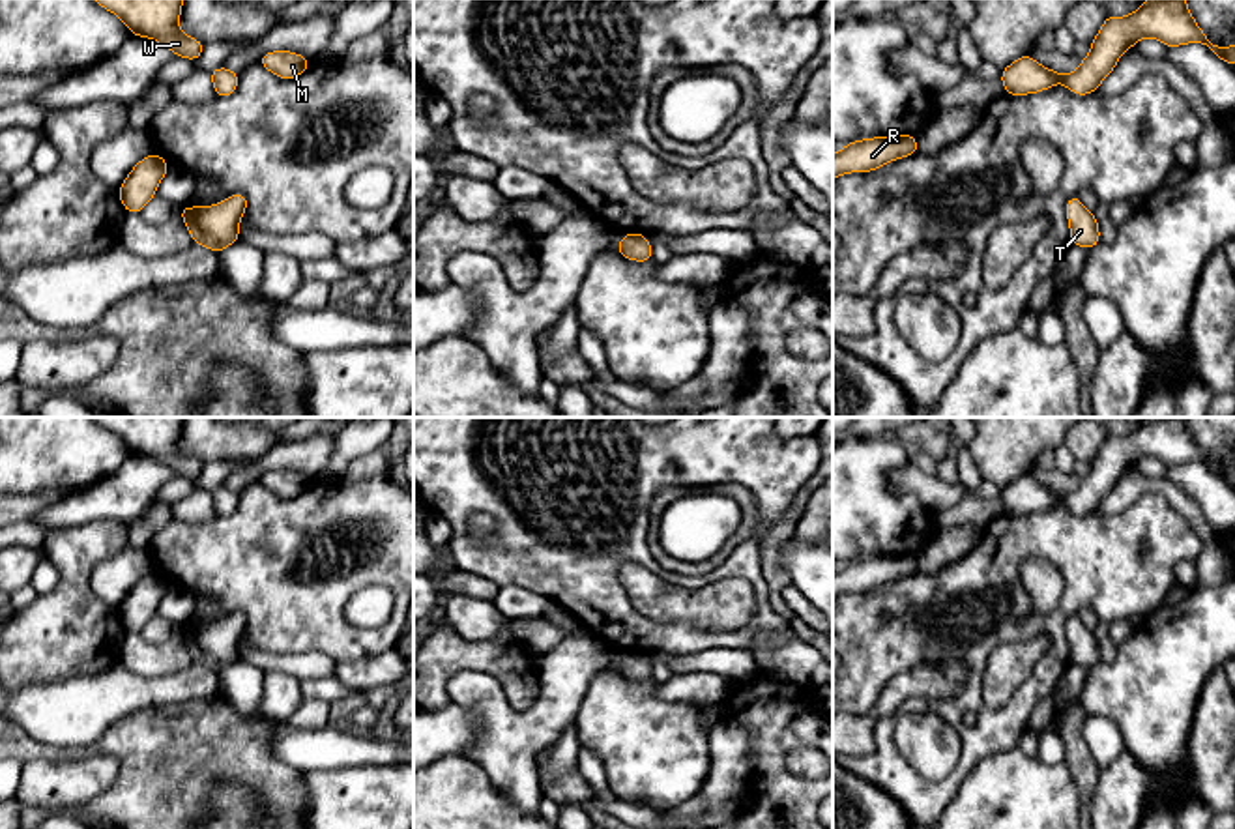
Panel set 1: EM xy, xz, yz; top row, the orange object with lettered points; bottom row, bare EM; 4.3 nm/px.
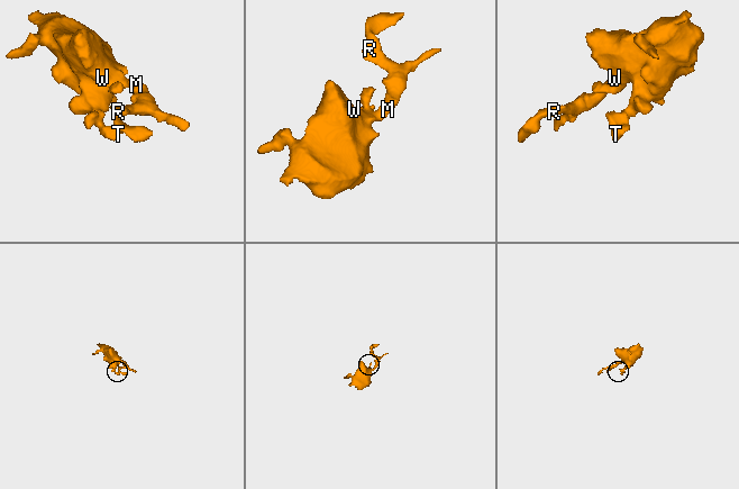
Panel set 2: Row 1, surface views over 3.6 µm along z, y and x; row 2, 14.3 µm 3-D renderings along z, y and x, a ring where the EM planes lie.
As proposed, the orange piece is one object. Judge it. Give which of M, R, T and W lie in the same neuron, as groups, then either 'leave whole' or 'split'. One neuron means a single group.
M R T W; leave whole

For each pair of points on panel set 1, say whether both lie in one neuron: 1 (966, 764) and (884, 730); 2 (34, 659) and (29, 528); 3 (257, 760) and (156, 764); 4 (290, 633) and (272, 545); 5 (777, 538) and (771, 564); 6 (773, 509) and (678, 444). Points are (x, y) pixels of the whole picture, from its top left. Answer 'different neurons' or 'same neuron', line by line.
1: same neuron
2: different neurons
3: same neuron
4: same neuron
5: same neuron
6: same neuron

